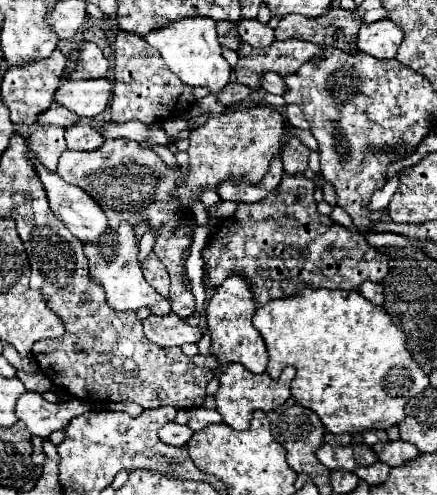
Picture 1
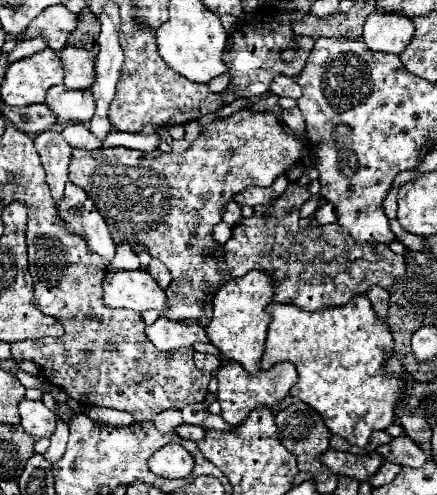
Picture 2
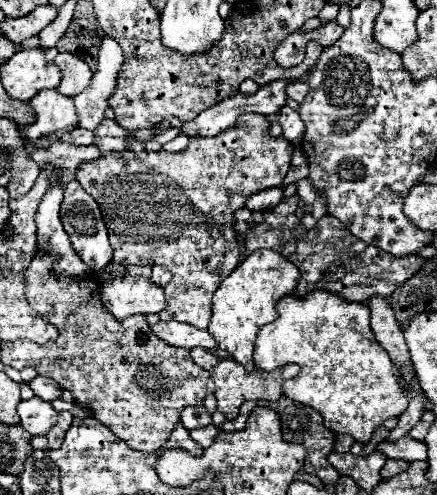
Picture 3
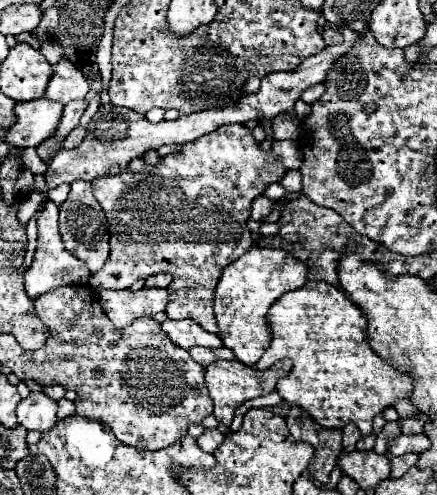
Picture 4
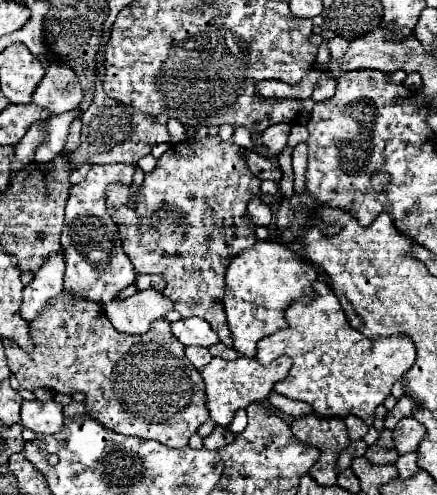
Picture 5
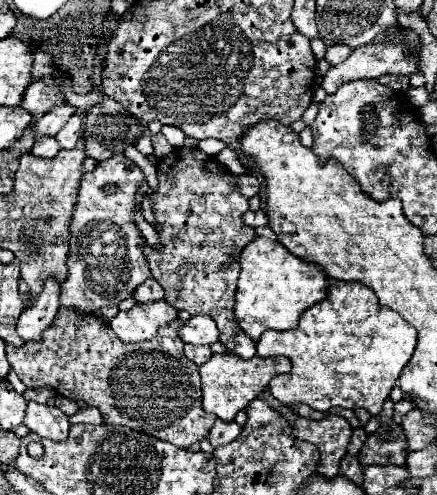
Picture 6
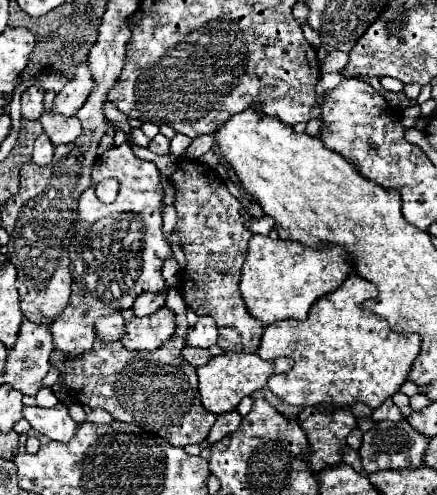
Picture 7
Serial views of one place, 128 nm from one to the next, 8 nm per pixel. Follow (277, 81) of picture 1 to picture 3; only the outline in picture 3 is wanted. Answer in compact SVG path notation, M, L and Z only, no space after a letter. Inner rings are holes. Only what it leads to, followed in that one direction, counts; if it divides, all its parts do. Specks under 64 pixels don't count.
M290 82L288 88L286 88L286 94L288 94L292 100L296 100L298 104L304 102L304 98L306 98L308 92L310 92L310 88L308 88L306 82Z

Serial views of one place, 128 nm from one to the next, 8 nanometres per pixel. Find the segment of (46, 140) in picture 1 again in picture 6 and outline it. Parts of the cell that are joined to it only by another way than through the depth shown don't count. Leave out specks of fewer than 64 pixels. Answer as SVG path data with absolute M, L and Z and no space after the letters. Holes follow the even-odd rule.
M48 278L44 284L44 290L40 292L40 296L36 298L34 306L26 308L20 314L18 320L18 336L24 342L32 342L32 340L40 340L44 328L52 326L56 312L58 312L58 296L60 296L60 286L56 284L54 278Z

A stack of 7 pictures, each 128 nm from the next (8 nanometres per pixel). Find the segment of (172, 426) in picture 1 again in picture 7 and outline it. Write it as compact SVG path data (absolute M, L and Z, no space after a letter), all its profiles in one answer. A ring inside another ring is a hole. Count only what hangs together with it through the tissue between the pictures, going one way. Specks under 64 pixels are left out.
M236 410L226 412L224 416L218 416L216 422L214 422L214 426L212 426L212 430L210 430L210 434L208 434L208 438L206 438L206 442L214 444L214 442L222 440L226 434L234 432L240 426L240 420L242 420L242 416Z

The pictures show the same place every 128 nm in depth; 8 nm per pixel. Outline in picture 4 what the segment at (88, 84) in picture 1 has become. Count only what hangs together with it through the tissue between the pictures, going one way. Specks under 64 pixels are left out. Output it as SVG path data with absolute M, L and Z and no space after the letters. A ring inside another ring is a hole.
M48 98L18 102L14 108L16 122L12 124L12 128L6 128L4 142L20 148L38 146L40 142L54 134L62 108L64 106L60 102Z

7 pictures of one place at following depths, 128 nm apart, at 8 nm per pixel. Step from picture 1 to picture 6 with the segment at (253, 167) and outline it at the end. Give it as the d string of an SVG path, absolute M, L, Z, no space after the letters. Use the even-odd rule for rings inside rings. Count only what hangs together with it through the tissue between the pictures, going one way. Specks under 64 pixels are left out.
M174 148L158 162L158 180L160 186L152 196L152 210L156 222L162 226L160 242L164 250L154 252L150 246L144 246L144 256L148 258L154 280L164 286L166 302L170 306L190 314L212 316L218 324L220 342L226 346L226 350L240 358L252 358L256 354L256 342L244 334L234 316L234 292L240 274L240 252L256 236L256 232L242 222L242 214L248 210L248 200L238 192L234 174L230 174L214 156L208 156L198 148Z

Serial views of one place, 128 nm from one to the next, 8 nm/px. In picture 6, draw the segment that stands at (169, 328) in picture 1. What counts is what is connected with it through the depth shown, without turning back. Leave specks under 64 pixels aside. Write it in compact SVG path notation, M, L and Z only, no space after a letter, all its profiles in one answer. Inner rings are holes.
M196 314L192 316L182 328L180 328L180 338L186 344L214 344L218 342L218 328L216 322L210 316Z

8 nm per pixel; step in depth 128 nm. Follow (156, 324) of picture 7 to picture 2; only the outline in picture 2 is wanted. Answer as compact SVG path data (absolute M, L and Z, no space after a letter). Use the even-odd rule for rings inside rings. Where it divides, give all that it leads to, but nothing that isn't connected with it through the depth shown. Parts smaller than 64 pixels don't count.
M124 270L104 278L104 304L108 304L108 308L130 308L138 314L150 308L164 312L166 296L150 274Z

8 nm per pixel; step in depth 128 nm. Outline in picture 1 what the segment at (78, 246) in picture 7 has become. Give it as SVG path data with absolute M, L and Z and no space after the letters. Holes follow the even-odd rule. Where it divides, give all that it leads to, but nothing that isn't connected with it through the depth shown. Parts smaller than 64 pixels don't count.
M30 152L30 154L32 154L32 162L34 162L36 170L38 170L38 176L40 176L42 184L44 184L44 190L46 190L46 194L48 194L48 202L50 202L52 212L54 212L56 216L60 216L60 220L66 224L66 228L68 228L74 236L78 236L78 238L84 240L84 242L98 244L100 236L102 236L102 234L106 232L106 228L108 228L108 222L106 222L106 216L104 216L102 208L100 208L82 188L76 188L76 186L64 182L58 174L48 172L48 170L36 160L34 152Z

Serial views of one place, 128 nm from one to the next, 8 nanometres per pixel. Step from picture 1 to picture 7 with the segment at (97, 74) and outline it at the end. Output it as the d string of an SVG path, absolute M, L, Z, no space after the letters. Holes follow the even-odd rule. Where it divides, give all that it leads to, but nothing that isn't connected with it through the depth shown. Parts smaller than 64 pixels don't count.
M36 86L28 88L22 94L22 118L26 118L26 120L38 120L40 114L44 112L42 100L44 100L44 90L40 90Z

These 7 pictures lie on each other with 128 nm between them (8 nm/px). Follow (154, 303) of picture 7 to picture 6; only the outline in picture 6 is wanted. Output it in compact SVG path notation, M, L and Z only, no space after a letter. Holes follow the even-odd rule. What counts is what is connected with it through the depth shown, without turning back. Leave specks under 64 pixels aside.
M148 280L136 288L134 298L138 304L158 302L158 300L164 300L164 288L160 288L160 284L156 284L156 280Z

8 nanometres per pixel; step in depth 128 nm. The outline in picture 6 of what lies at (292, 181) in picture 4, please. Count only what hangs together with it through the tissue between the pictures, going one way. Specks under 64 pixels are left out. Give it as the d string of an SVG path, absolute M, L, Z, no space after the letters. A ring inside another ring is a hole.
M224 148L220 154L216 154L216 160L218 160L220 164L224 164L224 168L230 170L232 174L246 174L246 168L238 162L236 152L230 150L230 148Z

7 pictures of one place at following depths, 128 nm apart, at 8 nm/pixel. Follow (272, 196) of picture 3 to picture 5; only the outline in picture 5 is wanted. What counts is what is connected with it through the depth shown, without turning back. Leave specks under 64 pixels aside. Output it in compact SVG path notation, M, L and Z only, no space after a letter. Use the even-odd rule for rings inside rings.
M252 198L248 204L248 216L254 226L268 226L272 222L272 212L266 204L260 202L260 198Z

